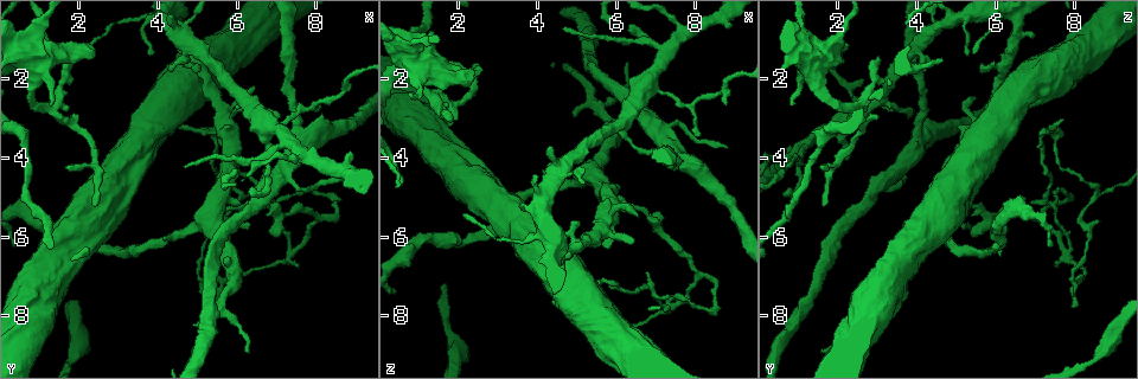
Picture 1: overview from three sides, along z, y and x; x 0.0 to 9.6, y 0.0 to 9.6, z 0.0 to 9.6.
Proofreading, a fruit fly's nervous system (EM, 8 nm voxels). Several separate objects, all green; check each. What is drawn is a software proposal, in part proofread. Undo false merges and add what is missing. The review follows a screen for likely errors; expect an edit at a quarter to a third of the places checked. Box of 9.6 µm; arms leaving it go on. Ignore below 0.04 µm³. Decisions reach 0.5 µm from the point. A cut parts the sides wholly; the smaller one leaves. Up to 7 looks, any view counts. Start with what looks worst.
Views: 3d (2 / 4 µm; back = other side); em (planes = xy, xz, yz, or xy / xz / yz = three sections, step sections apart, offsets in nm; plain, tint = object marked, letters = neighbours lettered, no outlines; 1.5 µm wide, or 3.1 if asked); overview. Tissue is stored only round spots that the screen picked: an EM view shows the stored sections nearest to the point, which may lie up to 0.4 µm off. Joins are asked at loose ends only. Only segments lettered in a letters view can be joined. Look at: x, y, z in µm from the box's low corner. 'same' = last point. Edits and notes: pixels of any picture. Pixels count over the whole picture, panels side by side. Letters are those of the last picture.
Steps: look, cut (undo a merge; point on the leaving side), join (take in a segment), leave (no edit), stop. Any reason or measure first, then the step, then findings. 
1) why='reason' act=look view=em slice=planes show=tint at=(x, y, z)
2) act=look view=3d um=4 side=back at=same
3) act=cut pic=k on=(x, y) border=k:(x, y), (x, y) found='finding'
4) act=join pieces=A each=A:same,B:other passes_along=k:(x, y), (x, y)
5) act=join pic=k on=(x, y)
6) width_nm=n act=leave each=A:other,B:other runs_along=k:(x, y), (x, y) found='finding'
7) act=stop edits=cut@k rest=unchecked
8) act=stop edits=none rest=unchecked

why='free end' act=look view=em slice=xz step=8 show=letters at=(1.80, 1.50, 3.15)

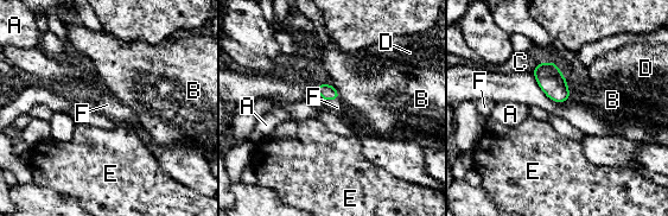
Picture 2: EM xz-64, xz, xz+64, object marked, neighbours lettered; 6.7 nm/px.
act=look view=em slice=planes show=letters at=same

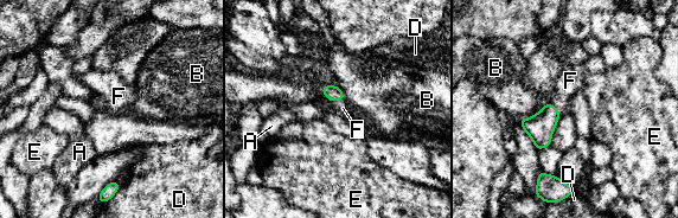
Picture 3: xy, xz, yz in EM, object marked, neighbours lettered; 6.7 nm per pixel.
width_nm=110 act=join pieces=F each=A:other,B:other,D:other,E:other,F:same passes_along=3:(332, 93), (338, 100), (343, 108) found='the neuron continues'

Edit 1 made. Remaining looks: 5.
why='redraw' act=look view=overview

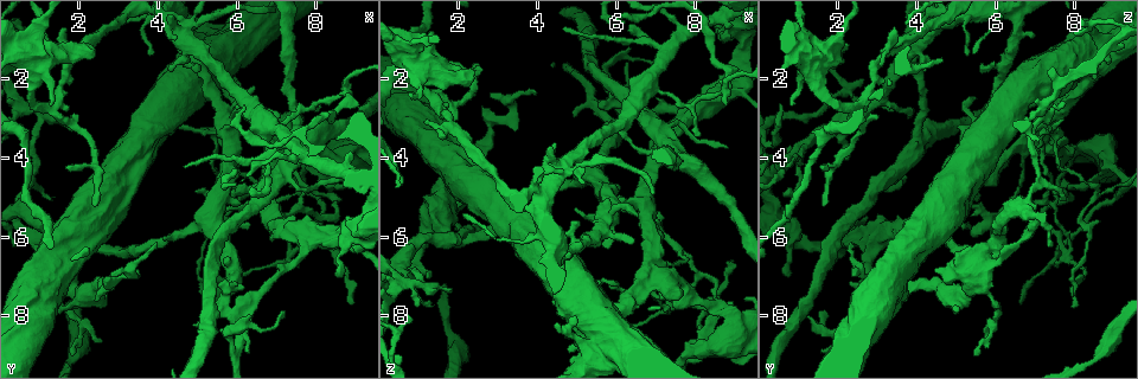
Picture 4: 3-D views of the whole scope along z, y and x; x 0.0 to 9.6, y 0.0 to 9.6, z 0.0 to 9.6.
why='tapers out' act=look view=3d um=4 at=(6.50, 2.50, 5.55)

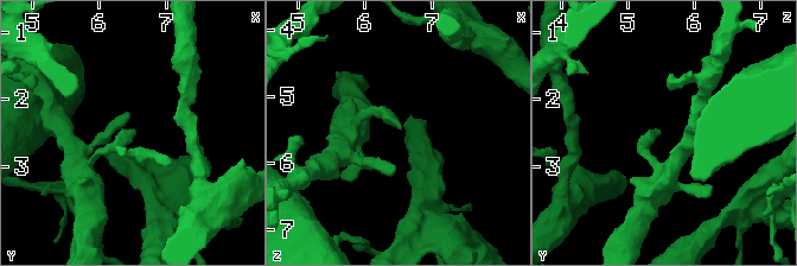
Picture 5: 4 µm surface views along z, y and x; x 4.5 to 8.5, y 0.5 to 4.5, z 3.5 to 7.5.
act=look view=em slice=planes show=letters at=(6.55, 2.50, 5.55)

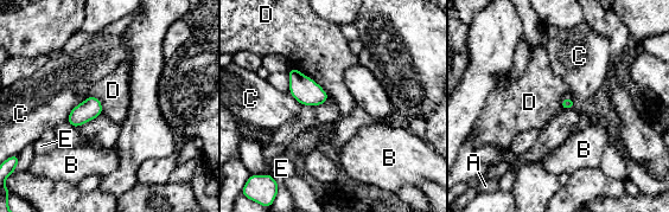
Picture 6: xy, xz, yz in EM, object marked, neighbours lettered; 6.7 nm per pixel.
act=leave each=A:other,B:other,C:other,D:other,E:other border=6:(89, 96), (71, 110), (67, 121) found='none of them fits'

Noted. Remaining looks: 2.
why='abrupt turn' act=look view=em slice=xy step=8 show=letters at=(5.45, 3.35, 7.45)

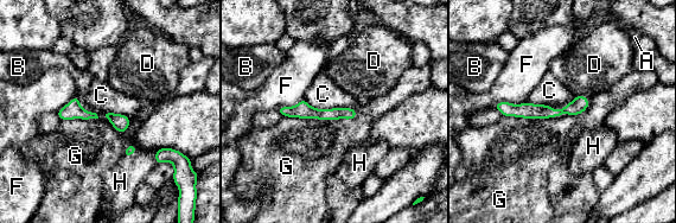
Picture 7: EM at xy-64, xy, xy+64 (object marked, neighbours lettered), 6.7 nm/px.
act=leave each=A:other,B:other,C:other,D:other,F:other,G:other,H:other runs_along=7:(585, 102), (561, 112), (498, 106) found='one neuron here'

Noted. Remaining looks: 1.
act=stop edits=join@3 rest=unchecked

